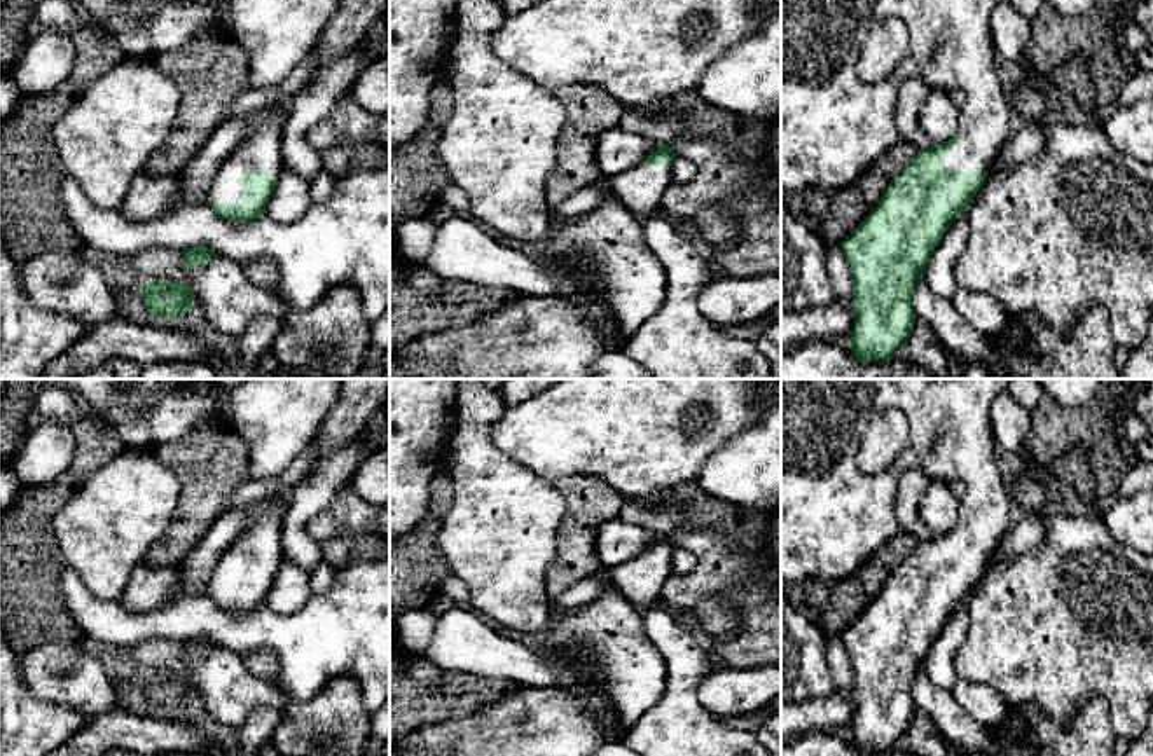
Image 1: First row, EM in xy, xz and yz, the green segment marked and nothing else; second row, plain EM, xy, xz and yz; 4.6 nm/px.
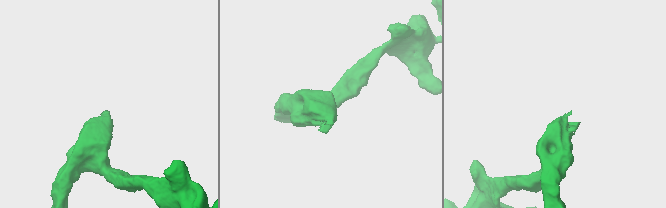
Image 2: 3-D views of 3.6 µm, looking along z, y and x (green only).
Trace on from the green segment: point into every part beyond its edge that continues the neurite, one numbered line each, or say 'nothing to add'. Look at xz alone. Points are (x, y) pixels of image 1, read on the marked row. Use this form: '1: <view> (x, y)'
1: xz (642, 187)

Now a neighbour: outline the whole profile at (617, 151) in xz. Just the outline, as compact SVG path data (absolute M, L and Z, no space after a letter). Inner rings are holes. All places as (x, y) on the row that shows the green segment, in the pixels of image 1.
M620 127L603 131L596 148L601 176L611 178L627 168L643 164L657 147L657 140Z

